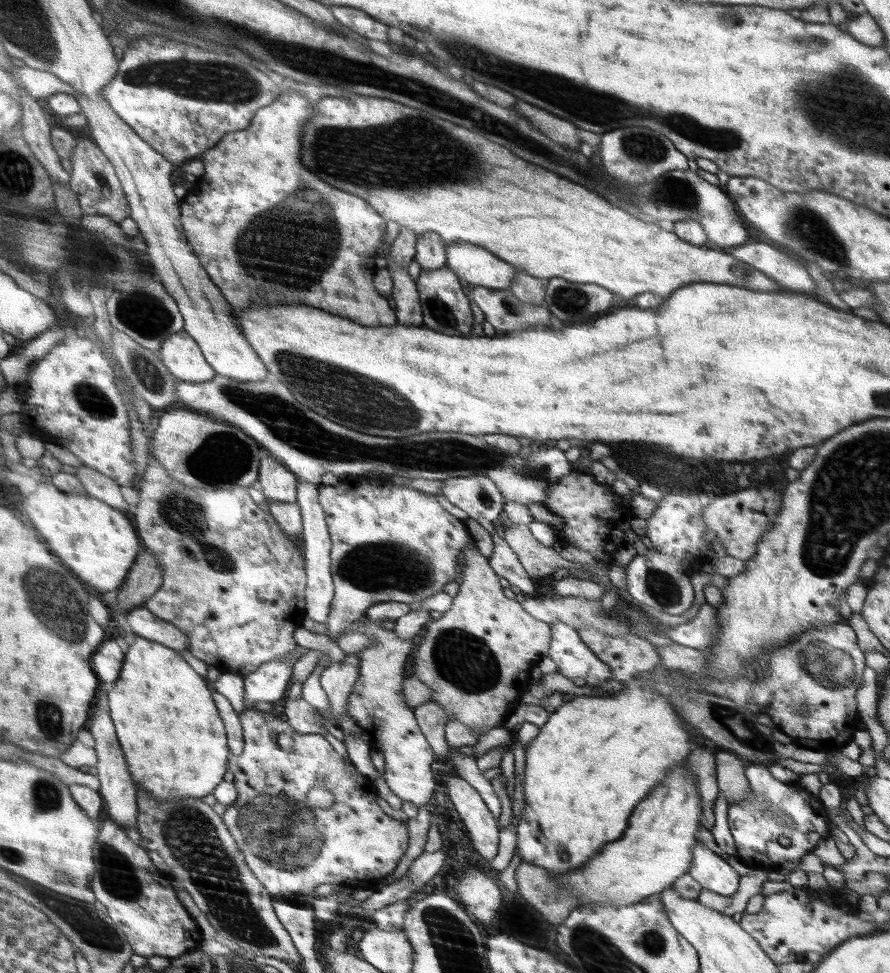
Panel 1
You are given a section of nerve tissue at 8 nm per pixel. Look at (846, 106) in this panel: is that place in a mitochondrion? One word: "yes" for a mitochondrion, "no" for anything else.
yes

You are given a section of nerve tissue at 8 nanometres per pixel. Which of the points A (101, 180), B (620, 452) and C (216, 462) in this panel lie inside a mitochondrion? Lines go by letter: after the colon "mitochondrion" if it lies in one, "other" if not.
A: mitochondrion
B: other
C: mitochondrion

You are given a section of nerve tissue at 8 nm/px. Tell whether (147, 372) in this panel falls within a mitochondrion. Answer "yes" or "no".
yes

